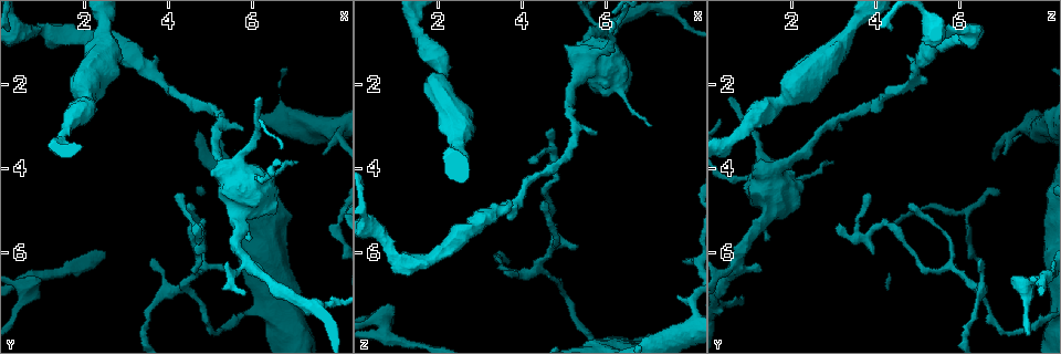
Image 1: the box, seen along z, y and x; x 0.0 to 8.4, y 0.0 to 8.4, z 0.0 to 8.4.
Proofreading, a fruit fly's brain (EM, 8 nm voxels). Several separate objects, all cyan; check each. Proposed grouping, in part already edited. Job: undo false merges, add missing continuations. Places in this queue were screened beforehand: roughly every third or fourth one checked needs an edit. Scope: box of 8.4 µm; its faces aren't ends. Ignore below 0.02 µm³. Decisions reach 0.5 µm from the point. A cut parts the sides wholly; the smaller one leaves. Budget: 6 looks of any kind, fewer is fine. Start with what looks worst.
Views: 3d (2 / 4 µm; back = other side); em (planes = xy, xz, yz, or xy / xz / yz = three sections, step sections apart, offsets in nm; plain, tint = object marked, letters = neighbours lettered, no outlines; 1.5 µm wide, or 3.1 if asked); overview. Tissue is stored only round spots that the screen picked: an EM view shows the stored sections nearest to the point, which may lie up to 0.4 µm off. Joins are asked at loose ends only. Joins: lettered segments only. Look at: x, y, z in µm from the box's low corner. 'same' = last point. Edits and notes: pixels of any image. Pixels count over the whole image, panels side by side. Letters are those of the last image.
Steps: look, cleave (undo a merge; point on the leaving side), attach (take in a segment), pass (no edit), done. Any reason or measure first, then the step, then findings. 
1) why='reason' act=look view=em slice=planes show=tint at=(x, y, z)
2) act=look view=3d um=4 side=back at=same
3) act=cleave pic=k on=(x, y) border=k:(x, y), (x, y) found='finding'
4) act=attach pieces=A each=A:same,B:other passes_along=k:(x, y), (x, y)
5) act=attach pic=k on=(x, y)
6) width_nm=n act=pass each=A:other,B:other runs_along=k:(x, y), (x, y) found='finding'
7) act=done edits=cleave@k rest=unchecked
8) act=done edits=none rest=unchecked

act=look view=3d um=2 side=back at=(5.85, 3.10, 3.15)

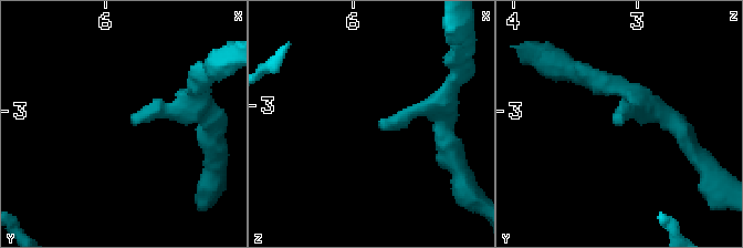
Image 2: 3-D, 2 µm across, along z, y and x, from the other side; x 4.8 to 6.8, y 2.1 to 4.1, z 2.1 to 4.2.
why='need the tissue' act=look view=em slice=planes show=letters at=(5.76, 3.10, 3.16)

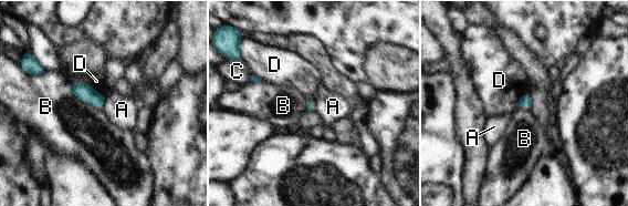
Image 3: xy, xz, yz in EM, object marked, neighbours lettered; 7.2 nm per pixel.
act=pass each=A:other,B:other,C:other,D:other found='no lettered segment goes on from it'

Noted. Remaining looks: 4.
why='branch stops here' act=look view=em slice=xz step=4 show=letters at=(4.75, 5.40, 3.05)

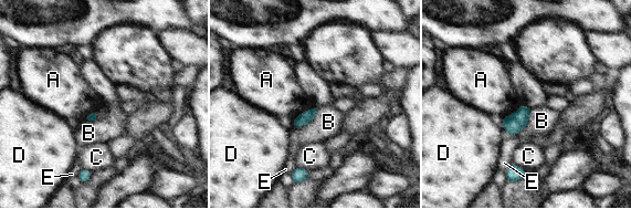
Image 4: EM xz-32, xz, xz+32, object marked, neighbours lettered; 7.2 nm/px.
act=look view=em slice=planes show=letters at=same

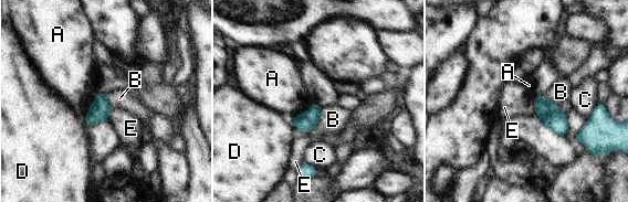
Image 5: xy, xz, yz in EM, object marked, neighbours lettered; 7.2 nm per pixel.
width_nm=140 act=pass each=A:other,B:other,C:other,D:other,E:other border=5:(533, 97), (536, 114) found='none of them fits'

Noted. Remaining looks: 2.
why='an open end' act=look view=em slice=xy step=8 show=tint at=(5.00, 4.15, 1.15)

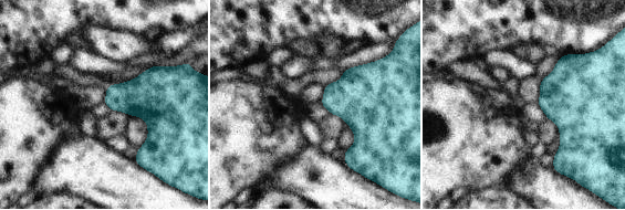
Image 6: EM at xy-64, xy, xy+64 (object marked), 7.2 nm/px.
act=look view=em slice=xy step=8 show=letters at=same

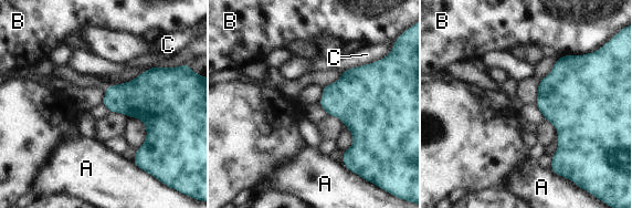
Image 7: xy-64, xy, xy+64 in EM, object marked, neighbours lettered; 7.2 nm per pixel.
act=pass each=A:other,B:other,C:other border=7:(377, 61), (341, 71) found='none of them fits'

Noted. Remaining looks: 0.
act=done edits=none rest=unchecked

